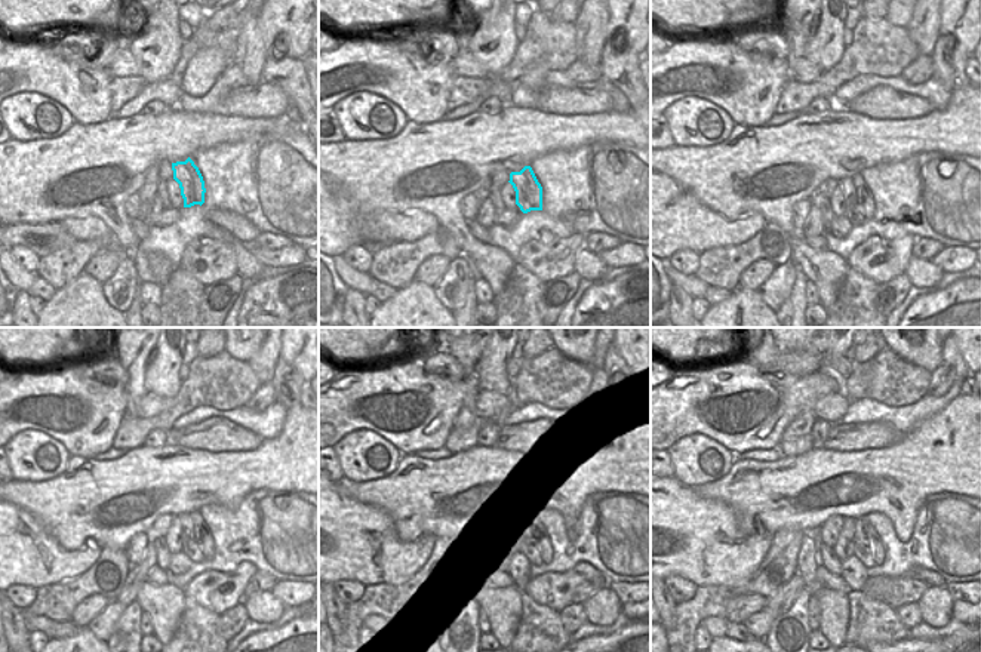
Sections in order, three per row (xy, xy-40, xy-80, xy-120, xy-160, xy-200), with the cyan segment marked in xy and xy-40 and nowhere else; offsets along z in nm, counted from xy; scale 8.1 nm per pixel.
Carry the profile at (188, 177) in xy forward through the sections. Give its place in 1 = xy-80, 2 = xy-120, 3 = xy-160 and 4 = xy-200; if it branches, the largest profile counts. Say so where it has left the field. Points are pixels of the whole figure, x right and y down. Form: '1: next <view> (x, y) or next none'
1: next xy-80 (855, 191)
2: next xy-120 (205, 541)
3: next xy-160 (540, 537)
4: next xy-200 (875, 541)

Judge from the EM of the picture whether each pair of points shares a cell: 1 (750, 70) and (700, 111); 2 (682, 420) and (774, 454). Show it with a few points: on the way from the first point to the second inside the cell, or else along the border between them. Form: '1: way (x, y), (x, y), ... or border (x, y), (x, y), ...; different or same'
1: border (674, 102), (703, 97), (735, 123); different
2: border (775, 446), (743, 451), (737, 455); different

